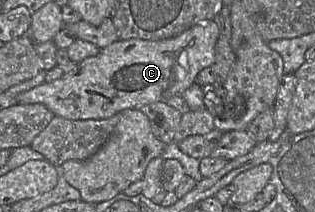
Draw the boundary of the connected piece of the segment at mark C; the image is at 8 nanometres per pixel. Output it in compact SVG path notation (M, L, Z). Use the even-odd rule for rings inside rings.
M213 20L196 24L181 34L164 40L117 40L93 57L84 59L69 76L42 84L20 93L17 104L43 104L55 116L69 120L108 119L125 109L139 109L144 105L165 102L181 94L195 83L197 74L215 60L215 44L219 36Z

